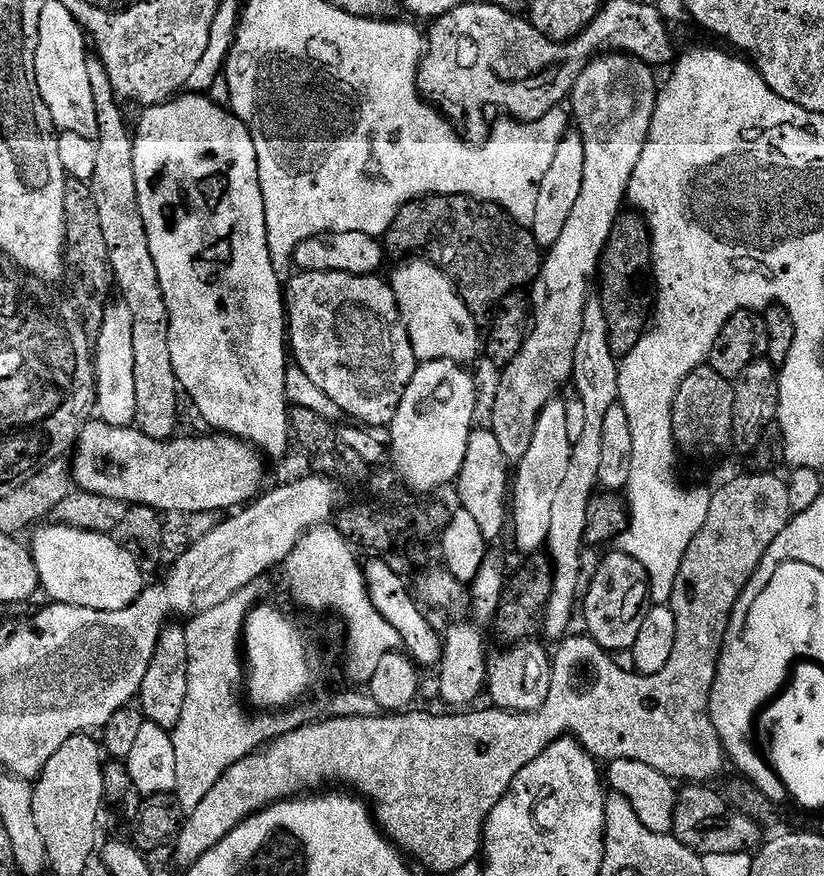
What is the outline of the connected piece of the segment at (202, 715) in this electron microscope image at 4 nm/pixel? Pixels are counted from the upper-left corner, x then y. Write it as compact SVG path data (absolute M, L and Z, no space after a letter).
M267 579L255 580L250 586L238 590L226 602L205 612L198 612L183 625L186 634L186 647L190 653L190 674L186 682L186 702L182 705L182 716L176 727L171 729L174 742L174 758L178 758L178 778L176 779L175 797L185 813L192 812L210 790L214 790L214 782L230 770L230 766L237 764L242 758L251 756L253 752L269 745L287 732L292 732L298 726L297 721L275 720L275 715L260 714L257 720L251 720L244 713L242 703L242 685L246 680L246 665L242 659L242 637L244 634L244 620L248 613L265 599L268 592Z

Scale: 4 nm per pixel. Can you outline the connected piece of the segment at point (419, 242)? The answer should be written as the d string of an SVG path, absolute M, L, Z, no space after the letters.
M425 196L411 200L394 218L386 237L386 248L389 253L400 258L423 257L428 263L441 268L452 280L456 293L466 302L472 315L477 318L487 317L506 294L527 289L535 282L540 273L542 249L532 237L531 231L509 216L497 204L488 204L472 196Z

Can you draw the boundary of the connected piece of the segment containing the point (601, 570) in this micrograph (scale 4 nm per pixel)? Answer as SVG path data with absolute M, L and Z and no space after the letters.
M613 550L597 566L596 573L589 584L587 581L582 596L587 635L609 653L631 649L638 638L638 630L642 630L644 614L649 604L648 575L642 562L630 558L625 552Z

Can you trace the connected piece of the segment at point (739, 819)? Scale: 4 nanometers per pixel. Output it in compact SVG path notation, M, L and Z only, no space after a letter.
M692 782L679 789L671 835L685 844L690 851L699 852L701 857L710 854L751 853L762 844L760 825L750 822L746 814L733 808L721 793L719 796L712 789L712 786L705 786L700 782Z

